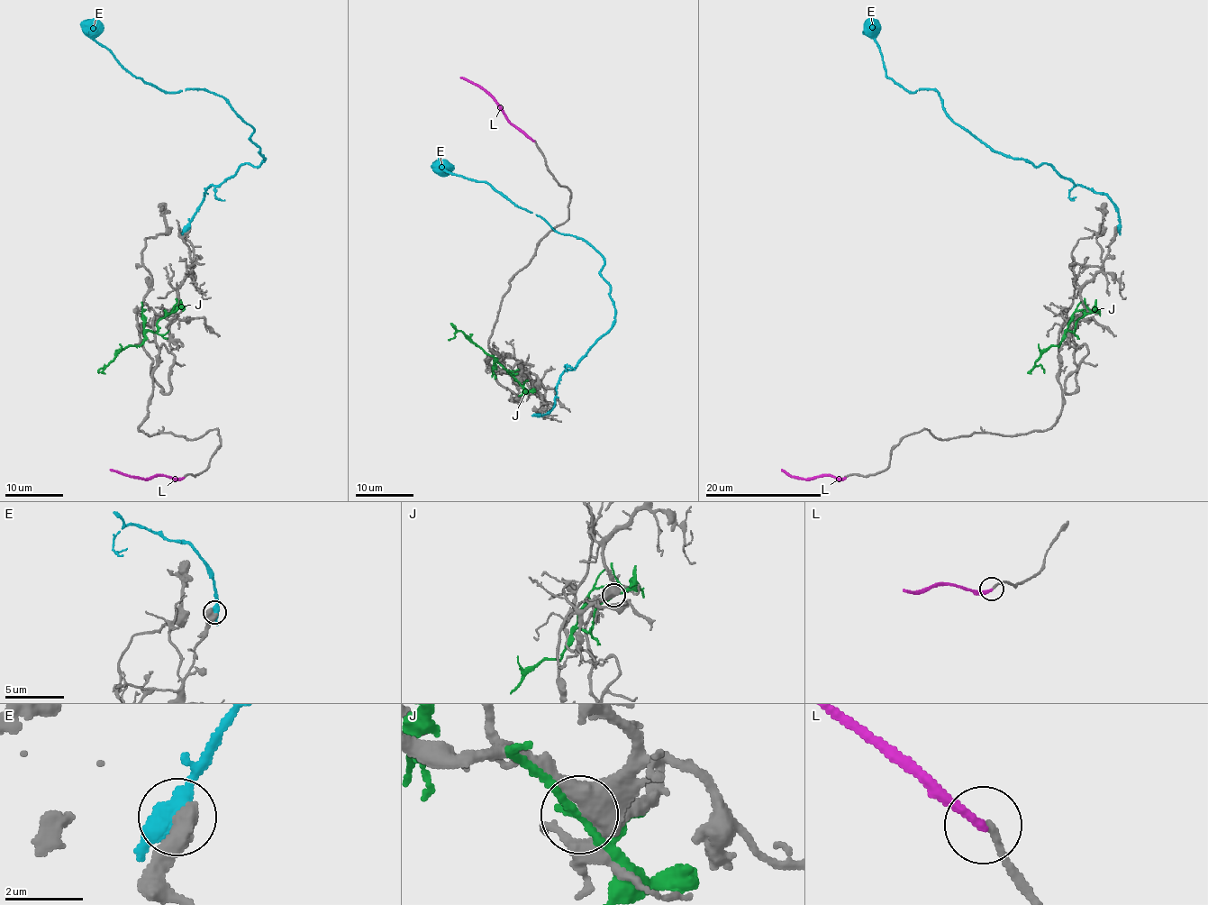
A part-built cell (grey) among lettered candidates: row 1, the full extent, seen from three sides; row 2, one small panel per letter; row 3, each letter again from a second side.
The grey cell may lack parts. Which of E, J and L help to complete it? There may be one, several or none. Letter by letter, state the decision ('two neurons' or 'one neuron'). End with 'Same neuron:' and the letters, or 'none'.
E: two neurons
J: two neurons
L: two neurons
Same neuron: none

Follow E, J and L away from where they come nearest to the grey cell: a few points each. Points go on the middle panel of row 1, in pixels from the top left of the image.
E: (538, 415), (555, 400), (559, 377), (613, 324), (604, 259), (442, 164)
J: (517, 381), (462, 331), (448, 340)
L: (533, 141), (510, 122), (484, 90), (460, 77)

